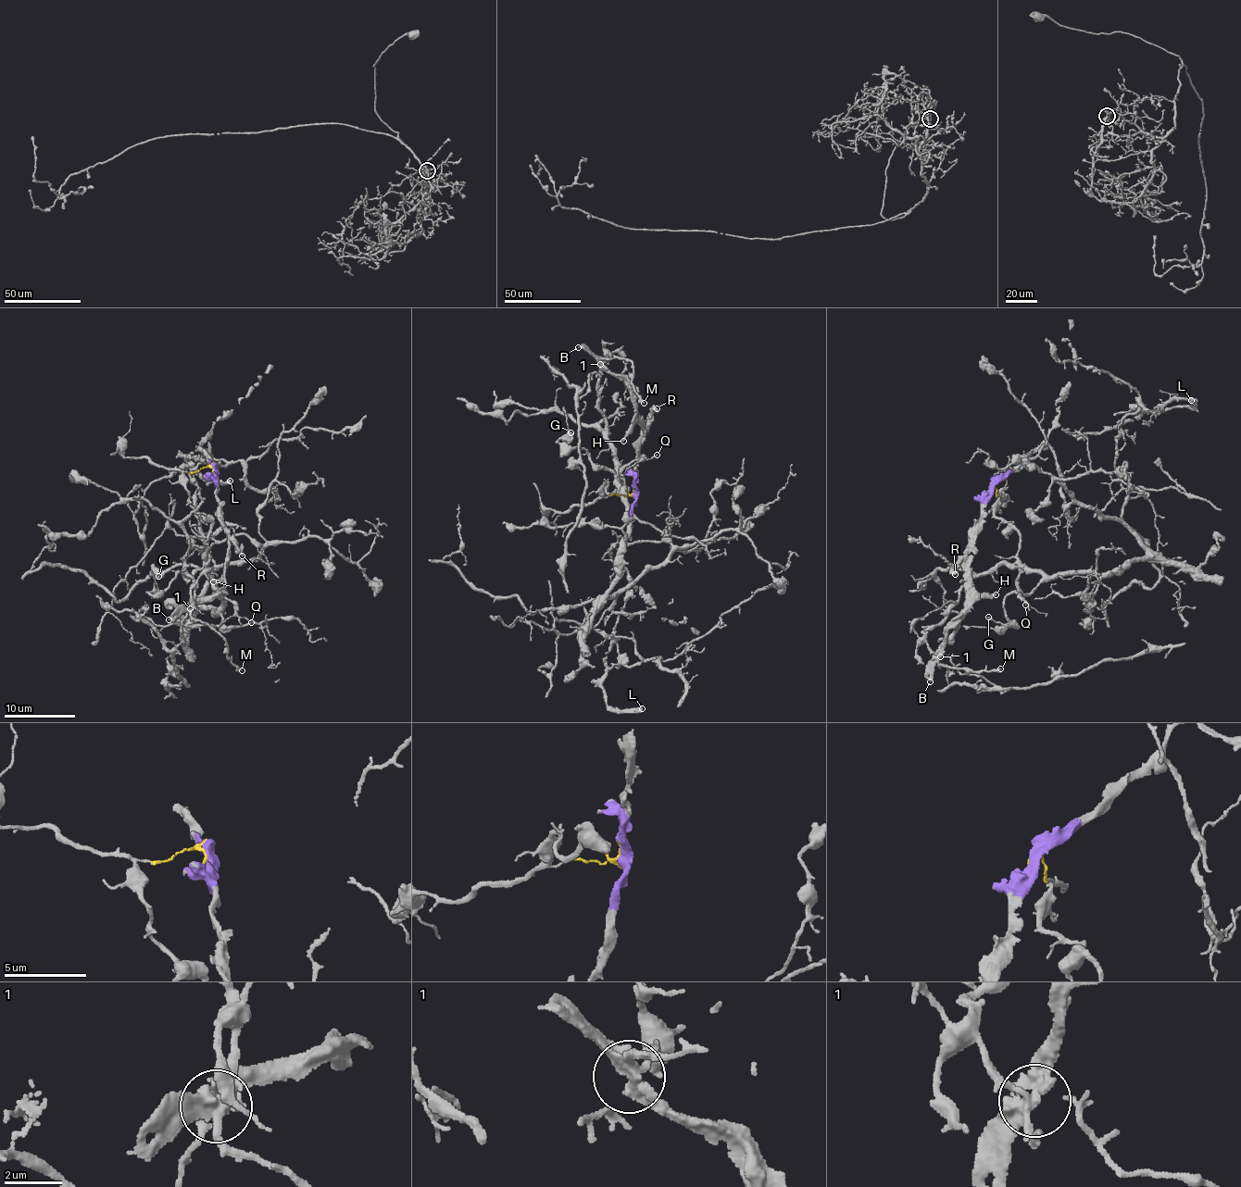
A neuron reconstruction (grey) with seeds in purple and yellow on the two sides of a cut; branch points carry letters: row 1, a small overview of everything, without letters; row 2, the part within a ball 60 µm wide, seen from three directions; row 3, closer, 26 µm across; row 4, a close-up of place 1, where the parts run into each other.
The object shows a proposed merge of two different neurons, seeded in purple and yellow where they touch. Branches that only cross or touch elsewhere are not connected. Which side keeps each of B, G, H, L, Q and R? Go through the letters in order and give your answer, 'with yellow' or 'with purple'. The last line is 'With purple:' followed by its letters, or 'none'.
B: with purple
G: with yellow
H: with purple
L: with purple
Q: with yellow
R: with purple
With purple: B, H, L, R

